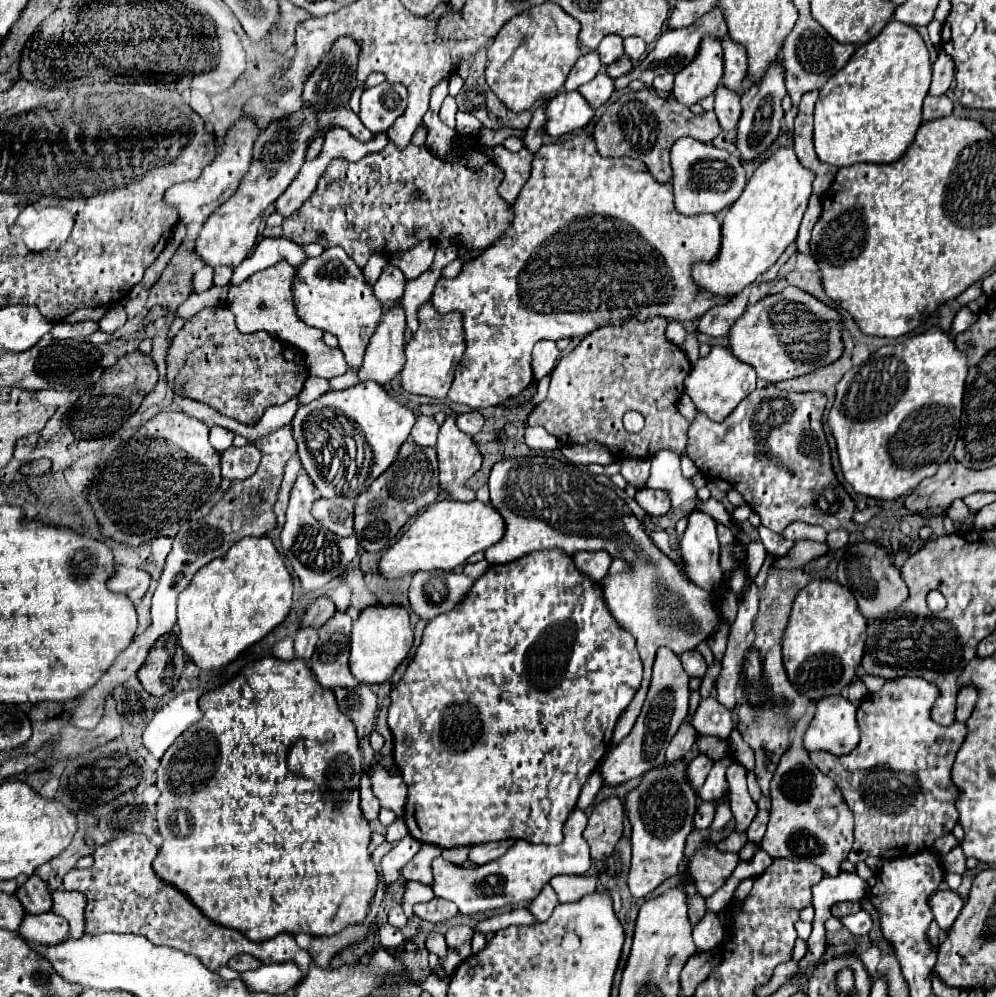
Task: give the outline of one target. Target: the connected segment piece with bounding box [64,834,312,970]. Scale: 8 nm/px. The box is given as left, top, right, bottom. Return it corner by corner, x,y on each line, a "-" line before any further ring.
128,834
108,842
108,846
96,848
92,868
74,868
64,876
66,890
78,890
86,896
86,934
142,934
158,946
170,946
200,958
210,970
226,966
230,958
242,952
262,958
264,964
294,960
302,970
310,968
312,956
296,944
292,934
278,934
266,942
250,942
242,932
206,918
184,892
156,876
152,868
156,852
158,848
144,834

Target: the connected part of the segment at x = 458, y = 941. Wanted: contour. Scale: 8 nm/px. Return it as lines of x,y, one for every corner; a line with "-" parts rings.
452,926
452,928
448,928
448,932
446,932
446,944
448,946
454,946
454,948
458,948
460,952
466,948
466,946
462,946
468,938
472,936
472,928
470,926

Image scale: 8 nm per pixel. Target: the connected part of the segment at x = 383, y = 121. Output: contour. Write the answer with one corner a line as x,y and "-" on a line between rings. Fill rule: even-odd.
384,80
380,86
364,90
358,116
370,132
378,134
380,130
388,130
388,126
392,126
392,122
404,114
406,102
408,94
404,86

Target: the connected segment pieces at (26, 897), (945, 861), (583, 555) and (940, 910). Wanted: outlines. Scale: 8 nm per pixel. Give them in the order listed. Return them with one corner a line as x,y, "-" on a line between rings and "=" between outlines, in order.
32,874
24,884
18,886
16,898
22,902
28,914
42,914
52,908
52,894
48,884
38,874
=
958,846
948,852
946,856
942,856
942,866
944,866
944,872
954,872
954,874
964,874
966,872
966,858
964,854
958,850
=
606,550
578,552
578,554
574,554
574,564
582,574
588,574
588,578
594,578
598,582
608,574
612,556
=
936,890
934,894
928,896
928,906
930,906
938,926
942,930
948,930
954,924
954,920
958,918
958,914
964,906
964,900
952,890

